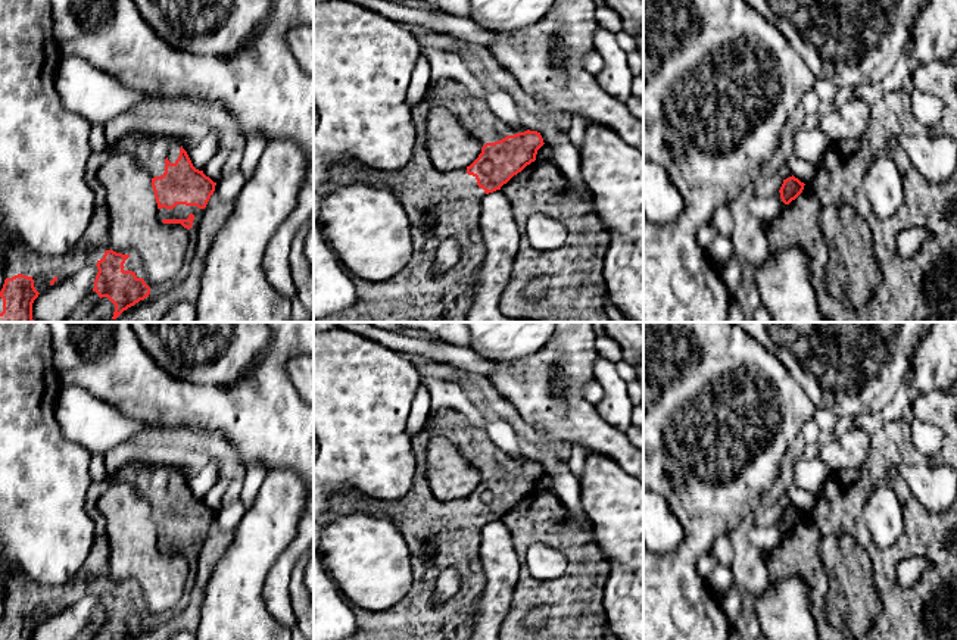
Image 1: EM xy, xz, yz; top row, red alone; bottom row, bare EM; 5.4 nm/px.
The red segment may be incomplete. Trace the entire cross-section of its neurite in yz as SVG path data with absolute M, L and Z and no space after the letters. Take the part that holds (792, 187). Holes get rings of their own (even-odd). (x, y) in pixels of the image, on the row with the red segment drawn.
M794 175L783 179L783 184L779 190L780 199L785 205L789 205L792 200L795 200L804 190L804 182L801 182Z

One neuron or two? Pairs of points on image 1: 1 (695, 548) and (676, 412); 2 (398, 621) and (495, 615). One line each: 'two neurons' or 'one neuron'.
1: one neuron
2: two neurons

